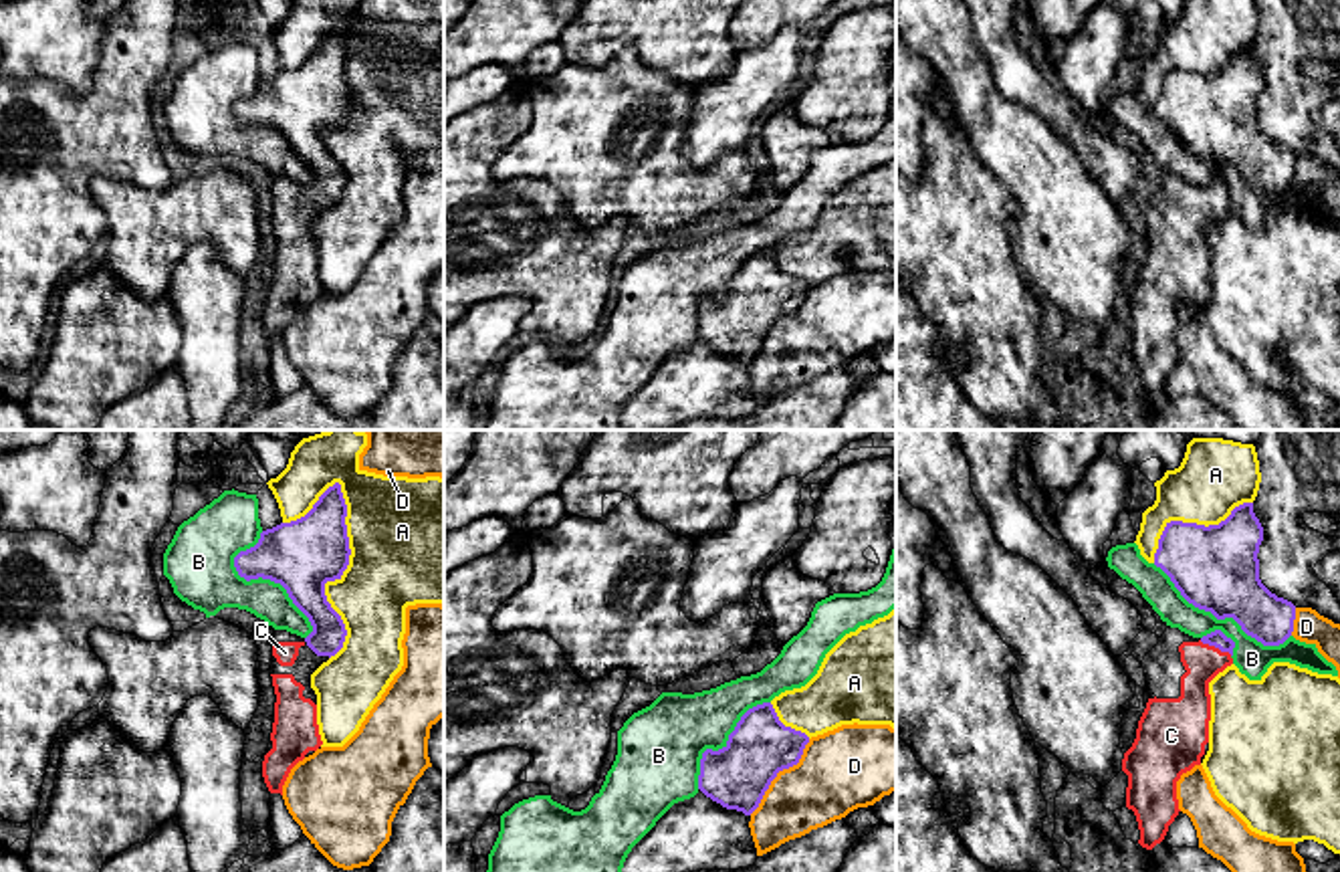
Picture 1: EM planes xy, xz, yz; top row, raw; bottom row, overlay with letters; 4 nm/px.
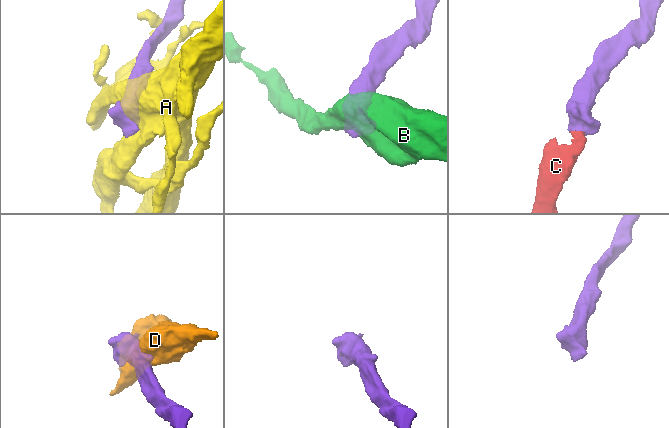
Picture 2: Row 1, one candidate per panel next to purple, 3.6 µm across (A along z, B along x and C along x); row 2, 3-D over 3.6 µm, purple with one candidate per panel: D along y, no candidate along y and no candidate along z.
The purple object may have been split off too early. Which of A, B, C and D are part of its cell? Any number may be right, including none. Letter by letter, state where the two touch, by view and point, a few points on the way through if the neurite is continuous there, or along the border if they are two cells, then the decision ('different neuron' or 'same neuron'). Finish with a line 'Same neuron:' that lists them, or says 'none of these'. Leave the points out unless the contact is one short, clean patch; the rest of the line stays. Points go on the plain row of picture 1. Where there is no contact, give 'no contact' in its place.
A: contact xy (342, 122); different neuron
B: contact xy (263, 126); different neuron
C: contact yz (1215, 194); way yz (1217, 186), (1215, 194), (1203, 210); same neuron
D: contact xz (777, 319); different neuron
Same neuron: C

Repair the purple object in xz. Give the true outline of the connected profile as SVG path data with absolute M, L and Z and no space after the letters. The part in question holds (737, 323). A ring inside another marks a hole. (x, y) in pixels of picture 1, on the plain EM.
M773 252L749 256L722 297L700 307L698 337L727 357L751 363L779 319L799 311L809 285L785 275Z

